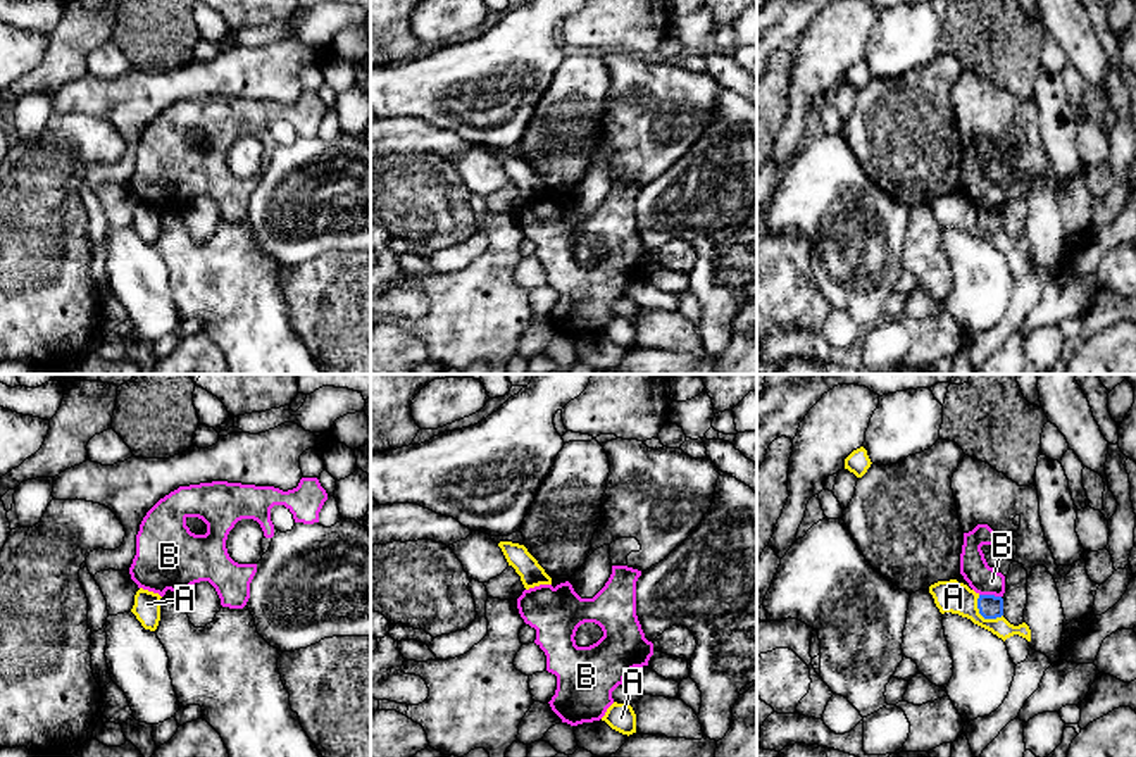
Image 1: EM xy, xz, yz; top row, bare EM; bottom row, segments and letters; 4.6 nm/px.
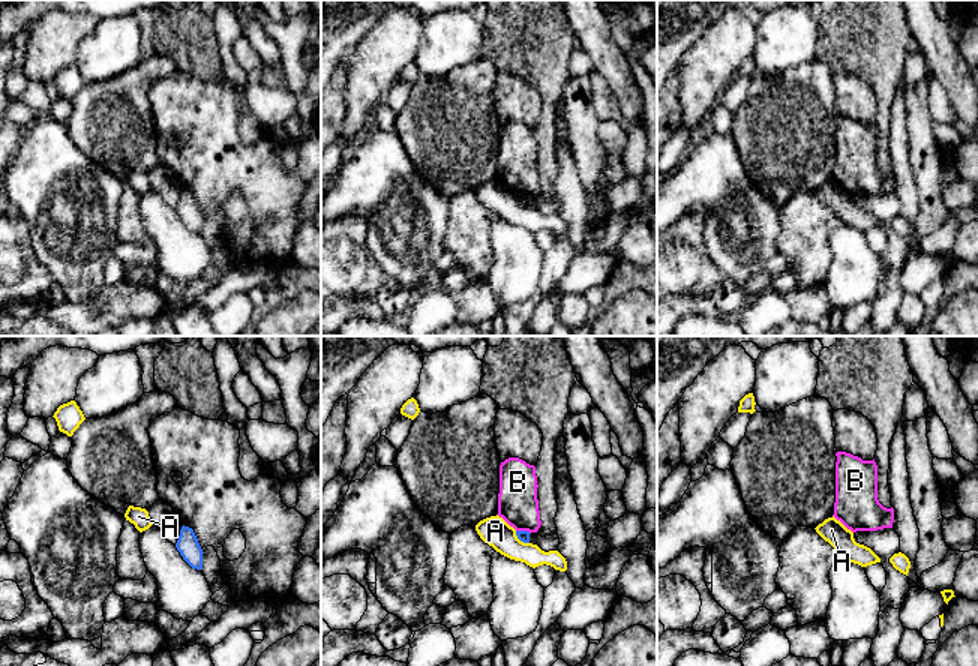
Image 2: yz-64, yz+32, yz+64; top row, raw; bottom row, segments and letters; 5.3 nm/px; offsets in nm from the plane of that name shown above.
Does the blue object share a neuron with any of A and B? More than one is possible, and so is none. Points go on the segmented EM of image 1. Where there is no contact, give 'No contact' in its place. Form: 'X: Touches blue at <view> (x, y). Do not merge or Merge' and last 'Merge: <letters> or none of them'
A: Touches blue at yz (983, 616). Do not merge
B: Touches blue at yz (990, 595). Do not merge
Merge: none of them

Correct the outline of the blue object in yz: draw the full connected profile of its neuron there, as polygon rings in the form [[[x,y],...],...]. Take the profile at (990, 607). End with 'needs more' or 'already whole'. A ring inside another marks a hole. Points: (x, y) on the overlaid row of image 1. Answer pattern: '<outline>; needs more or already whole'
[[[979,595],[977,609],[984,619],[1002,617],[1003,616],[1003,598],[995,597],[995,595]]]; already whole

